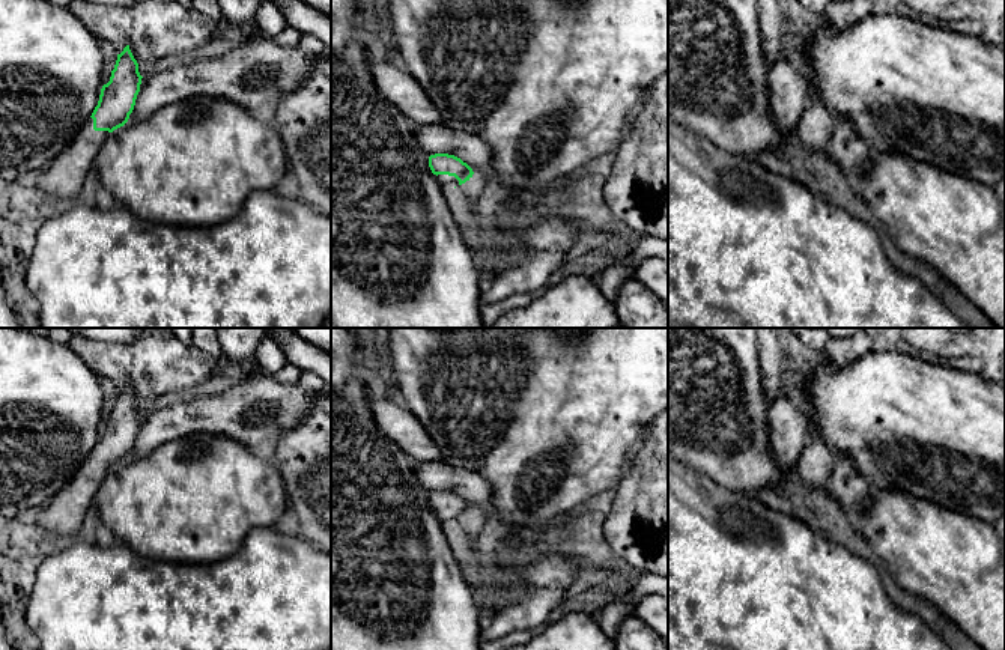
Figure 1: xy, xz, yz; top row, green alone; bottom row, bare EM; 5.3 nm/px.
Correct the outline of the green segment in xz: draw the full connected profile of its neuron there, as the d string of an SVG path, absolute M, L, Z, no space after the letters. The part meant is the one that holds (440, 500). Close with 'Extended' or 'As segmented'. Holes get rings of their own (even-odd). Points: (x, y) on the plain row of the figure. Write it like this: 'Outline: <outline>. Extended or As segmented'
Outline: M448 491L430 492L429 504L438 519L447 527L453 527L454 524L465 521L474 512L472 506L466 500Z. Extended

